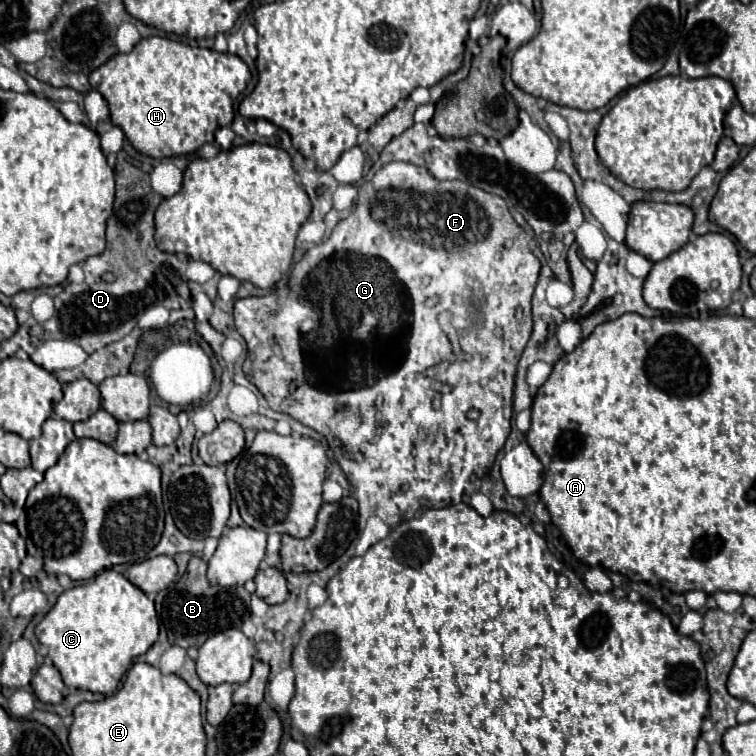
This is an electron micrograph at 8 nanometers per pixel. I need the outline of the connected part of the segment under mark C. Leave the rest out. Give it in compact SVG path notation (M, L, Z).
M105 569L100 575L92 577L90 581L64 591L58 597L54 609L50 609L46 617L36 625L34 633L40 645L48 649L48 657L52 659L54 667L60 671L62 681L68 687L112 695L122 675L132 665L132 659L146 653L158 639L159 622L157 613L154 611L154 601L150 601L122 573L116 573L114 569Z

